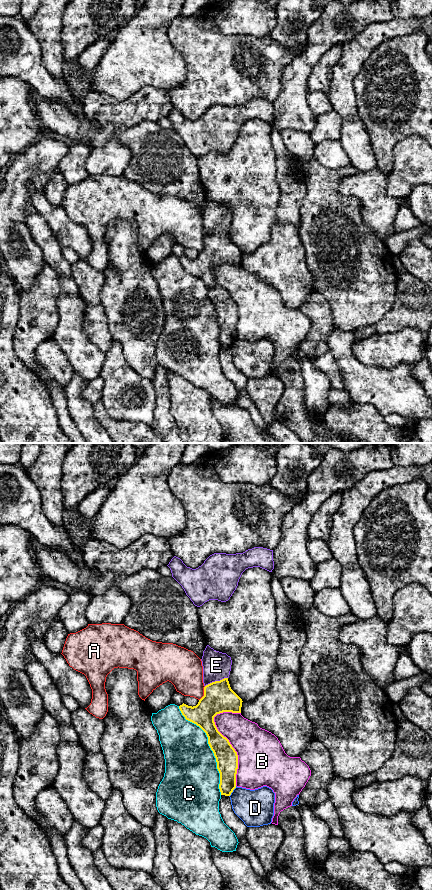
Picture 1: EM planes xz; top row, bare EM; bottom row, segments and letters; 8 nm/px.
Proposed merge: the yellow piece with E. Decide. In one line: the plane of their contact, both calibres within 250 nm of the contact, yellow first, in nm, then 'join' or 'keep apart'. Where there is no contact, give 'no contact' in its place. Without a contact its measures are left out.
meets yellow in xz; 240 nm thick on the yellow side, 220 nm on the other; join

